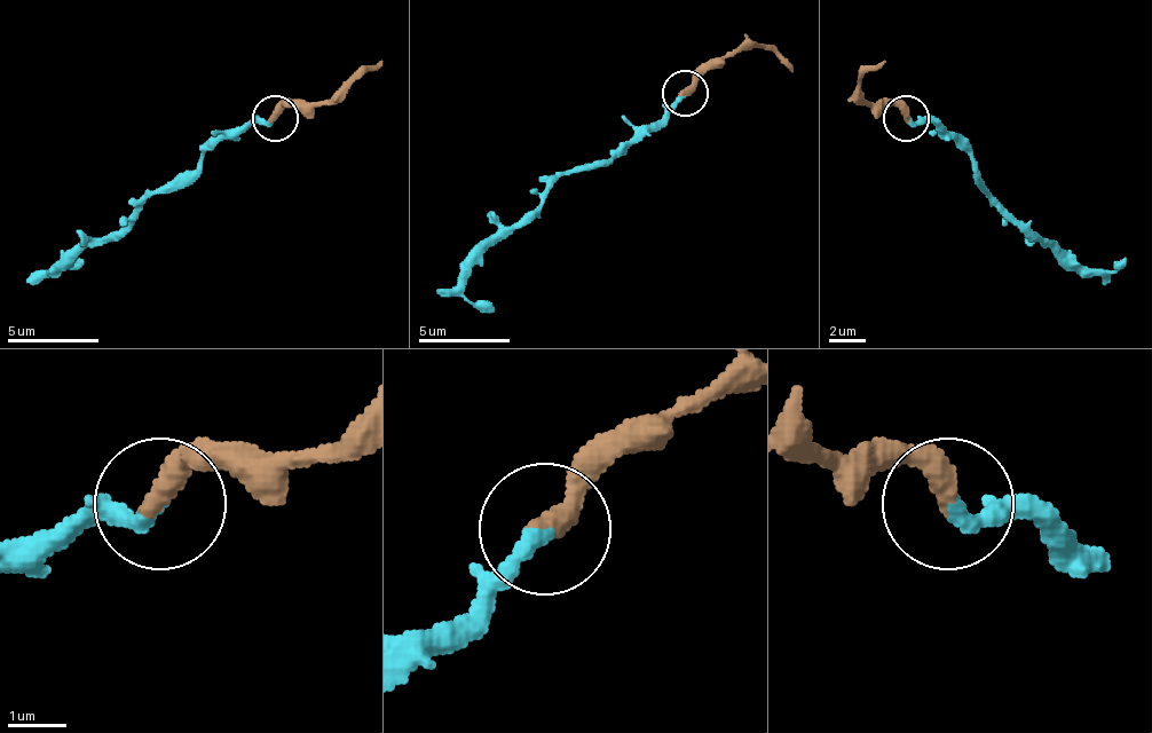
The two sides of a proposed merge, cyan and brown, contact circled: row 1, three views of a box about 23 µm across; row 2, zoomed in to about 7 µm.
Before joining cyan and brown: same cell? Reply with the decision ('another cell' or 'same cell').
same cell

